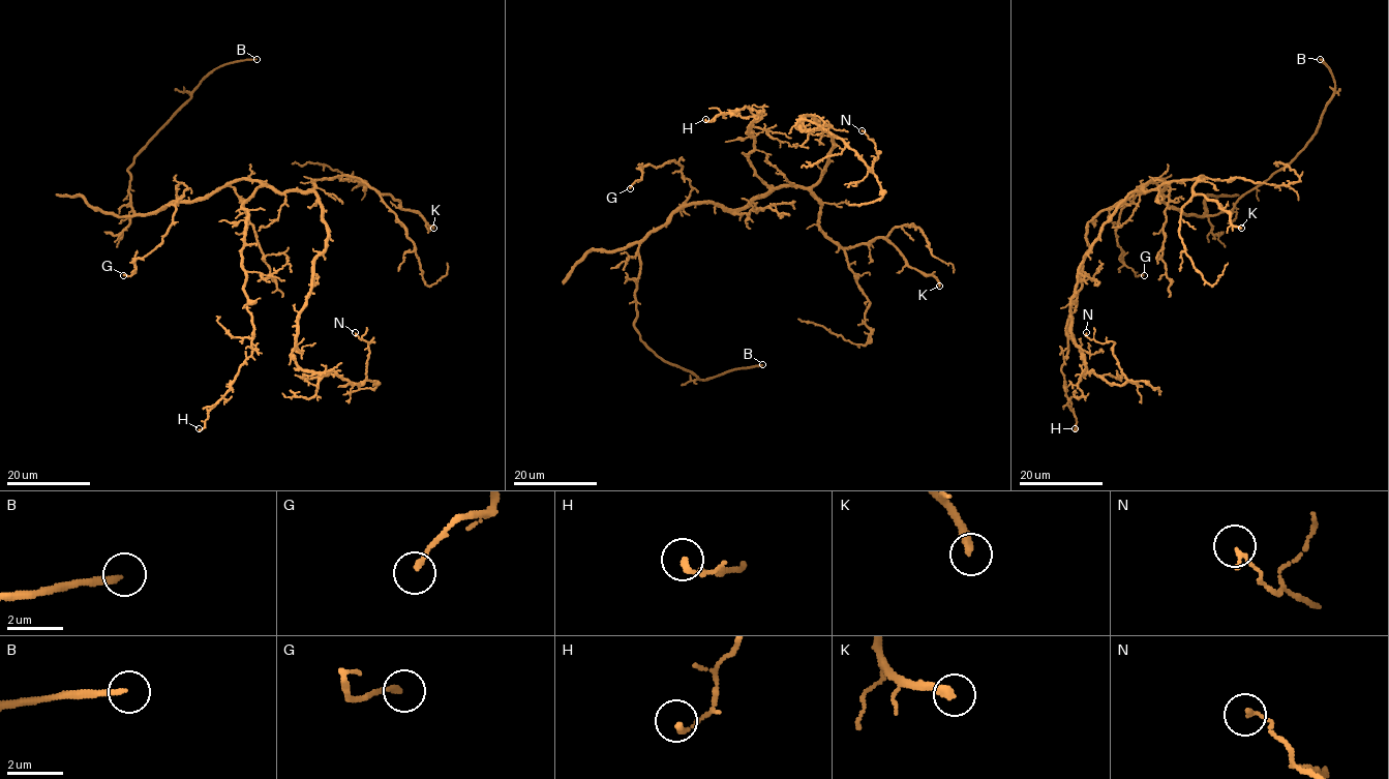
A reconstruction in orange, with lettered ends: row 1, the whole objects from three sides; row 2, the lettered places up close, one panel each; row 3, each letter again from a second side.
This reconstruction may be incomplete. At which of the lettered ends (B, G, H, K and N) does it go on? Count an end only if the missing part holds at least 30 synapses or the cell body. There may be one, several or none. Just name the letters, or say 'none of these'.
B, K

